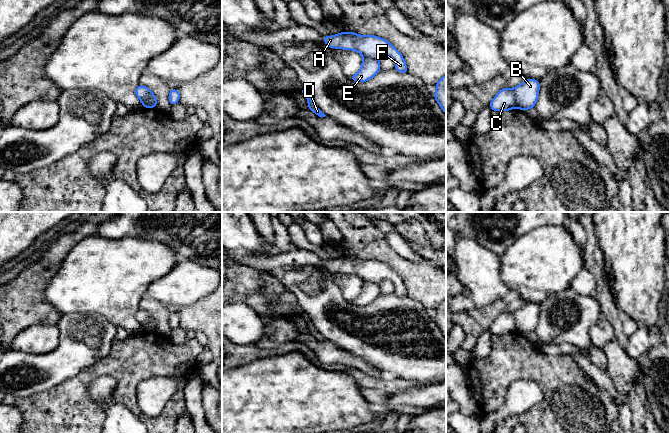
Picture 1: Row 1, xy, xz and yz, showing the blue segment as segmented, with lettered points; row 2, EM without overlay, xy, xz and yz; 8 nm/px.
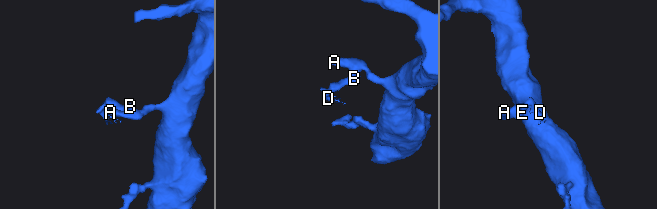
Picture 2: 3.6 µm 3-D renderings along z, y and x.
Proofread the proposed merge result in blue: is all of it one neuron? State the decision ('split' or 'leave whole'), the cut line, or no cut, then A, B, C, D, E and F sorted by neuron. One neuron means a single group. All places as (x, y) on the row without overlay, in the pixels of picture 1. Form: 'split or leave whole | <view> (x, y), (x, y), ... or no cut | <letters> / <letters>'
split | yz (512, 313), (517, 331) | A C F / B D E

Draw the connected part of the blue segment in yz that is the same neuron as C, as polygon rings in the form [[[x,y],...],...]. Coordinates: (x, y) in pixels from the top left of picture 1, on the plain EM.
[[[504,311],[493,322],[489,331],[492,333],[492,335],[508,335],[517,332],[516,321],[513,313]]]

